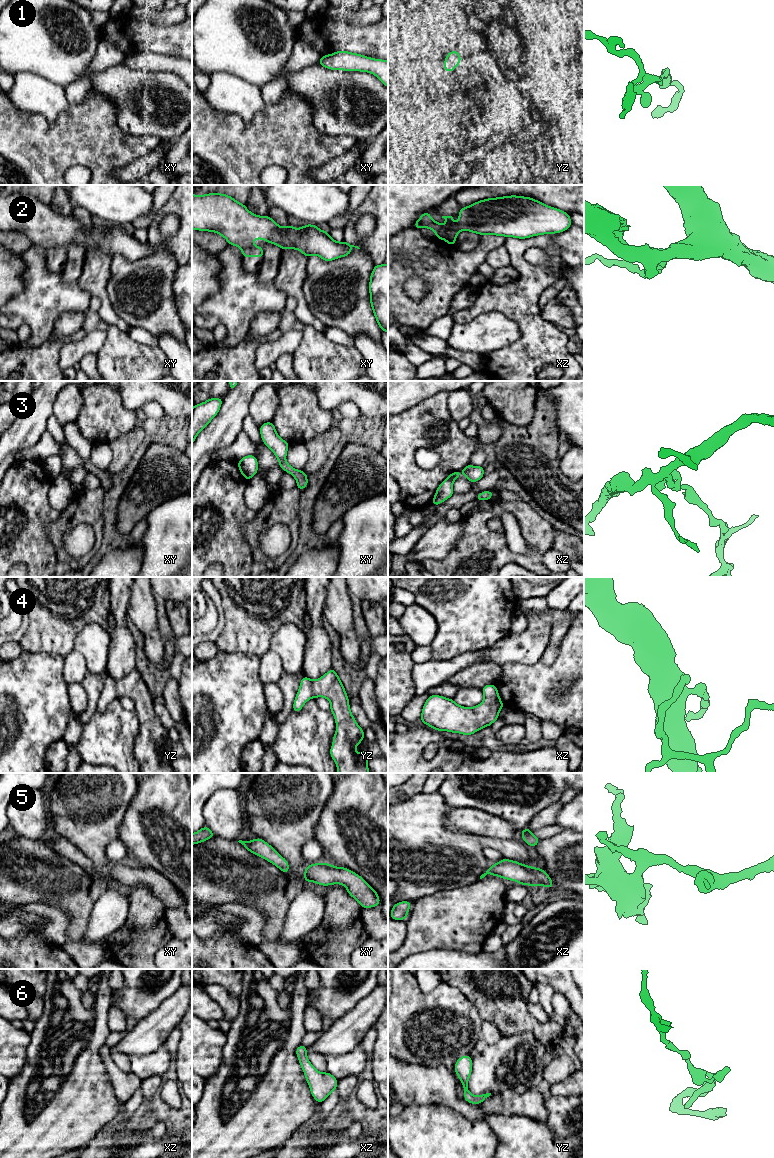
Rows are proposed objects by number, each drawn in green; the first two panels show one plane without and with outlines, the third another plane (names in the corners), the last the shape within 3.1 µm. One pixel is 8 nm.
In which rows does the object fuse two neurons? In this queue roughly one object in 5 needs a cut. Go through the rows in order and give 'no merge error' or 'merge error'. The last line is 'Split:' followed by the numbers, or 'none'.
1: no merge error
2: merge error
3: no merge error
4: no merge error
5: no merge error
6: no merge error
Split: 2

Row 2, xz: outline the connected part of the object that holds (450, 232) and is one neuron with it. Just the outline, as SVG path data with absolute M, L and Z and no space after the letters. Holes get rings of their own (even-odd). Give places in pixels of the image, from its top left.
M442 216L442 218L446 219L447 222L442 225L442 233L444 234L442 237L439 237L441 240L445 240L448 245L455 245L456 237L459 233L457 230L454 220L452 216Z

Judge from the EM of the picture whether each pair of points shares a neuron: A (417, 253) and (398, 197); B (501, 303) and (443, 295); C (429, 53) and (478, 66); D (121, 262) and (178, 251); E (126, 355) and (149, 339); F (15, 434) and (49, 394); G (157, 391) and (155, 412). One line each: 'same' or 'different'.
A: different
B: different
C: different
D: different
E: different
F: same
G: different

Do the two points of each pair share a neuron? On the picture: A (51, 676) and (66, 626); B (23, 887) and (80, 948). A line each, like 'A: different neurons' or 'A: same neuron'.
A: different neurons
B: different neurons

